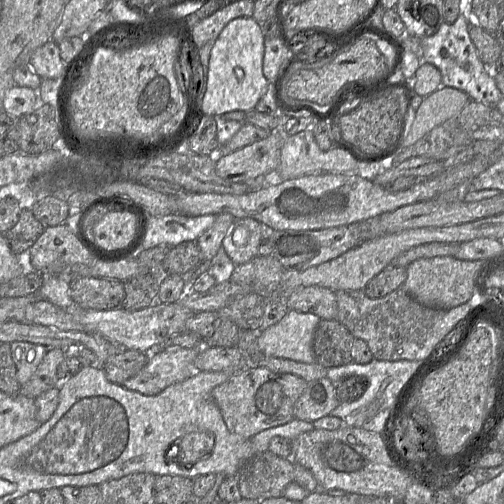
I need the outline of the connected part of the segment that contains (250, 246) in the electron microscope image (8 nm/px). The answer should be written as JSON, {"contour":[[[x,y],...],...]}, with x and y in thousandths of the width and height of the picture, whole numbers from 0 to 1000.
{"contour":[[[466,433],[440,480],[440,490],[466,526],[512,508],[520,480],[520,444],[504,433]]]}

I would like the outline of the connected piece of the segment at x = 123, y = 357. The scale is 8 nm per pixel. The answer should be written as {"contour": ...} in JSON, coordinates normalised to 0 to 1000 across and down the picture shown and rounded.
{"contour":[[[238,692],[200,730],[218,758],[242,764],[292,722],[298,702],[272,694]]]}

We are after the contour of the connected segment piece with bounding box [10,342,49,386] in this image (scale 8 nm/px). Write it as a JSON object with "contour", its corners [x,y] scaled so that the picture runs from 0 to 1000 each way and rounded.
{"contour":[[[26,679],[20,692],[40,766],[62,750],[97,694],[89,687],[56,679]]]}

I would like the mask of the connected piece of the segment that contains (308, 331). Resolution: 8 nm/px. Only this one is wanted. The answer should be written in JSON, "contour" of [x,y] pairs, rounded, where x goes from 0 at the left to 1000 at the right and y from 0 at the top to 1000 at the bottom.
{"contour":[[[573,613],[556,639],[512,657],[514,694],[526,708],[625,720],[621,667],[635,637],[623,623]]]}

